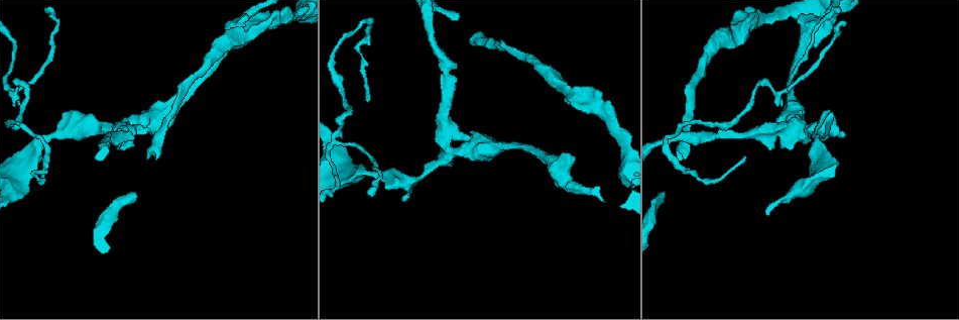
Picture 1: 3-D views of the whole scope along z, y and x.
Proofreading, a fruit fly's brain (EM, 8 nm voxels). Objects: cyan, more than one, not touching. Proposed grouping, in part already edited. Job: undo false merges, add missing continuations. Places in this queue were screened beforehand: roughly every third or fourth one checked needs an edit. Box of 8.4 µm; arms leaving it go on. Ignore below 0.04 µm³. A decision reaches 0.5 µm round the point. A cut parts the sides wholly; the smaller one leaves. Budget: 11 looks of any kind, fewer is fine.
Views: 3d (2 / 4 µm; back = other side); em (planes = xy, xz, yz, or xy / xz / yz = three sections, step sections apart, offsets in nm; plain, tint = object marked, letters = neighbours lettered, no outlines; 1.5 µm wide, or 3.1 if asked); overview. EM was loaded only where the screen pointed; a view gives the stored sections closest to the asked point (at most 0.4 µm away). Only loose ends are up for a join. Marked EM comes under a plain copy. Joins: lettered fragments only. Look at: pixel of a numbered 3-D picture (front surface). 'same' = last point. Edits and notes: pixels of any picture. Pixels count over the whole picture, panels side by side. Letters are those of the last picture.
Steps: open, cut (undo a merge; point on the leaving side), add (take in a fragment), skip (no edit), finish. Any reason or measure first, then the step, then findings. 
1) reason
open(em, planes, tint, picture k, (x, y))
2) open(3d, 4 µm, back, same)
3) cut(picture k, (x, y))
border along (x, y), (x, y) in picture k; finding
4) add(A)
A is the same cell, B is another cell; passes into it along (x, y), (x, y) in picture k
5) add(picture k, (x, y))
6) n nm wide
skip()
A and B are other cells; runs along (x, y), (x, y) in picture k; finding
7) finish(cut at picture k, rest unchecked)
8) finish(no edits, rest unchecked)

a fork
open(em, planes, tint, picture 1, (798, 124))

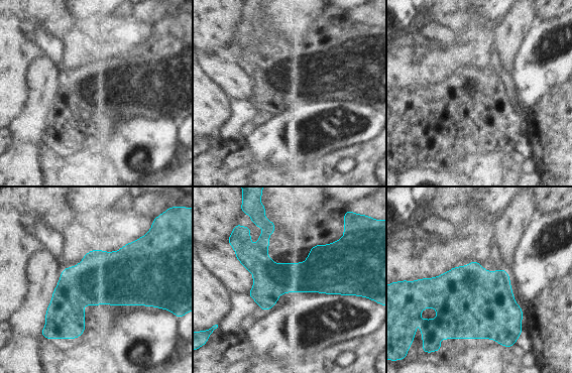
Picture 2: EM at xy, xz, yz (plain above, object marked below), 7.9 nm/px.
see the neighbours
open(em, planes, letters, same)

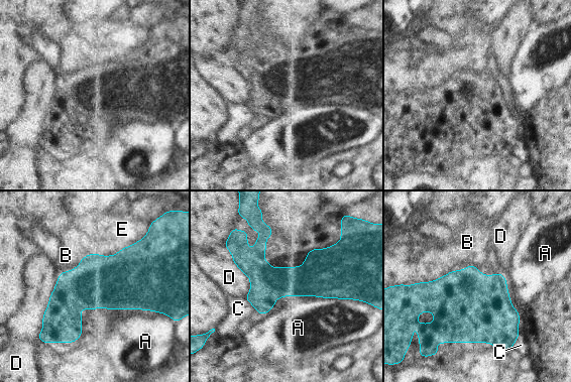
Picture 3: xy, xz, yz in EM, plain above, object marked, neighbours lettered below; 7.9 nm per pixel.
skip()
A, B, C, D and E are other cells; border along (280, 296), (319, 295), (355, 299) in picture 3; all the same neuron

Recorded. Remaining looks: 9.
an open end
open(em, xz, step 4, tint, picture 1, (472, 37))

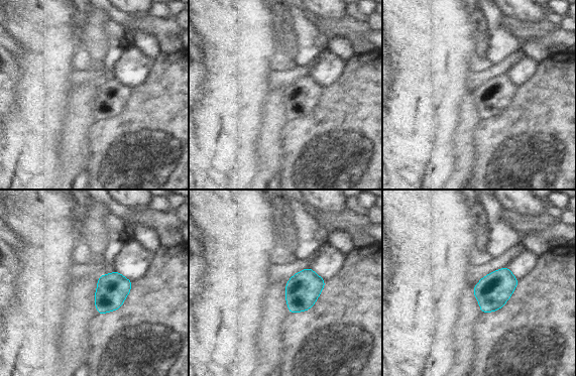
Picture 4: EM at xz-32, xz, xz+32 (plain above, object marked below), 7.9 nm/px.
cut it another way
open(em, planes, letters, same)

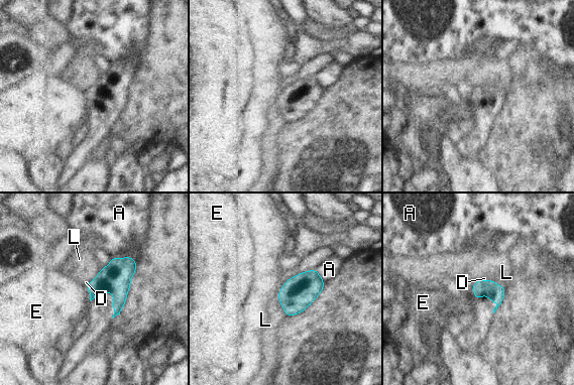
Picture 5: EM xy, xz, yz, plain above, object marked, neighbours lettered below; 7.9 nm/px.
skip()
A, D, E and L are other cells; border along (86, 286), (90, 300) in picture 5; none of them fits

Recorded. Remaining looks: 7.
an open end
open(em, planes, letters, picture 1, (402, 199))

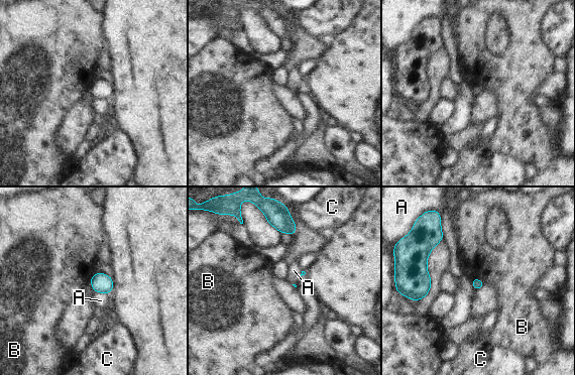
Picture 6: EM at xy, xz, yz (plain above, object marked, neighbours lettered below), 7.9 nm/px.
B touches over 120 nm
skip()
A, B and C are other cells; none of them fits

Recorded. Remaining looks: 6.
free end
open(em, xz, step 8, letters, picture 1, (573, 157))

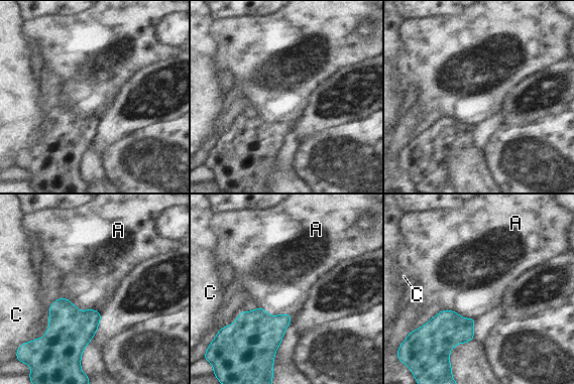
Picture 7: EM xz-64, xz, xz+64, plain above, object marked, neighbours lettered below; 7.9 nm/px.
open(em, planes, letters, same)

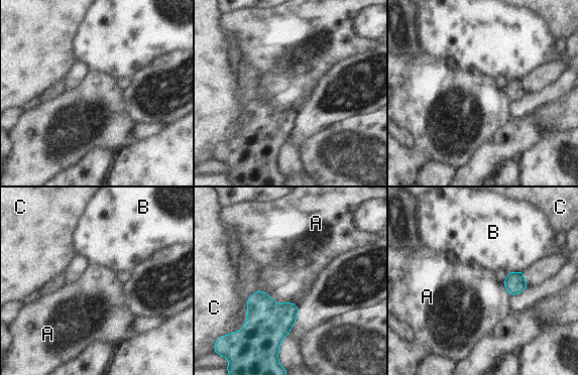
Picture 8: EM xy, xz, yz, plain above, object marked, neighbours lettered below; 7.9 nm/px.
skip()
A, B and C are other cells; border along (265, 291), (276, 302), (281, 303) in picture 8; no lettered fragment goes on from it

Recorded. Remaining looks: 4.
finish(no edits, rest unchecked)

